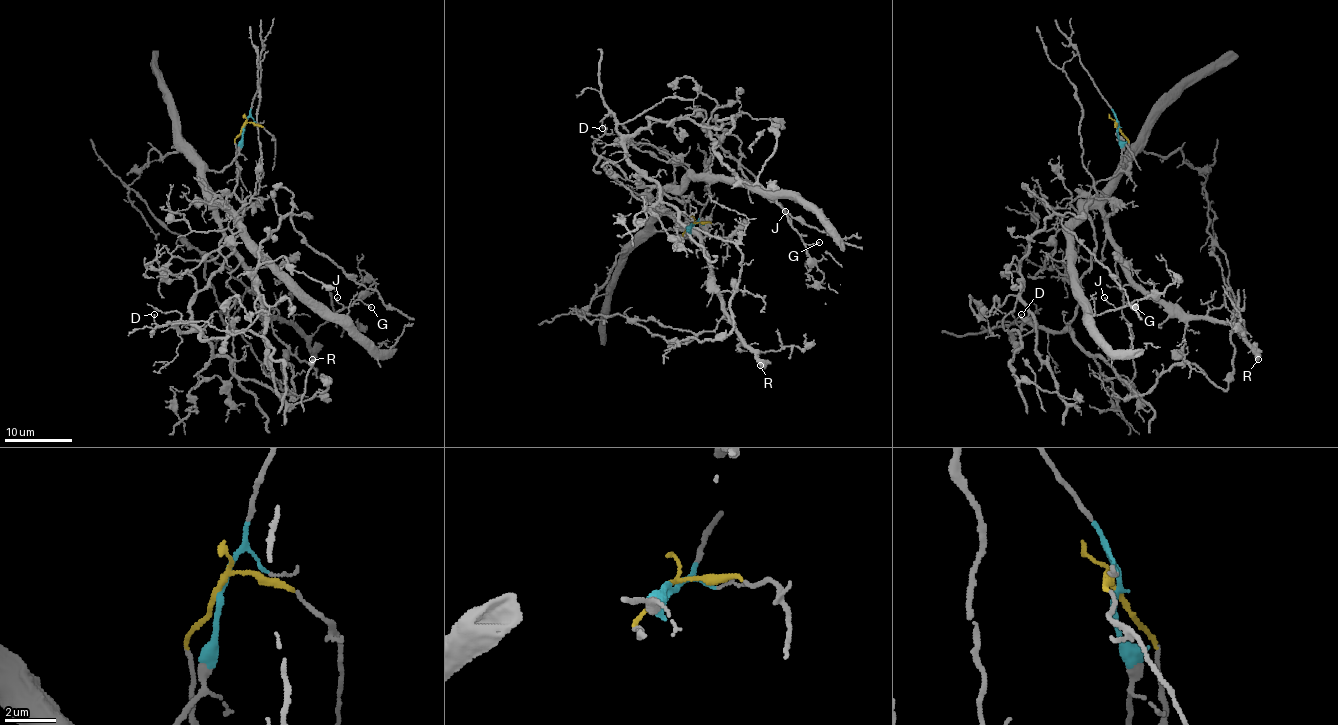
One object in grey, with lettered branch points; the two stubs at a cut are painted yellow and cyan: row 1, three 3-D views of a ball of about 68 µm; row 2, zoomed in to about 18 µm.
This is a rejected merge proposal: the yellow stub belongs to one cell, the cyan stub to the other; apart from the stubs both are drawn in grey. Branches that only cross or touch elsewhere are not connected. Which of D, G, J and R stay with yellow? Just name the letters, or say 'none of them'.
D

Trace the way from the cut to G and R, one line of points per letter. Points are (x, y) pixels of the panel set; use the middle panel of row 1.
G: (692, 224), (658, 231), (653, 226), (655, 202), (690, 179), (747, 181), (772, 197), (804, 243), (819, 243)
R: (692, 224), (658, 231), (653, 219), (667, 213), (700, 241), (709, 260), (709, 285), (737, 337), (761, 365)

